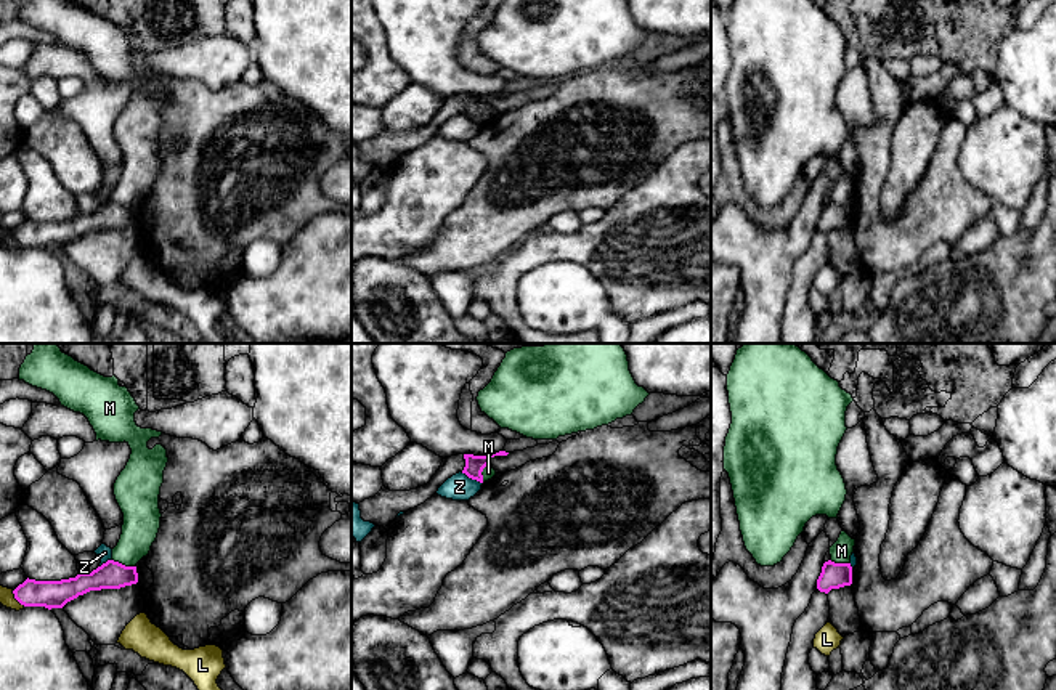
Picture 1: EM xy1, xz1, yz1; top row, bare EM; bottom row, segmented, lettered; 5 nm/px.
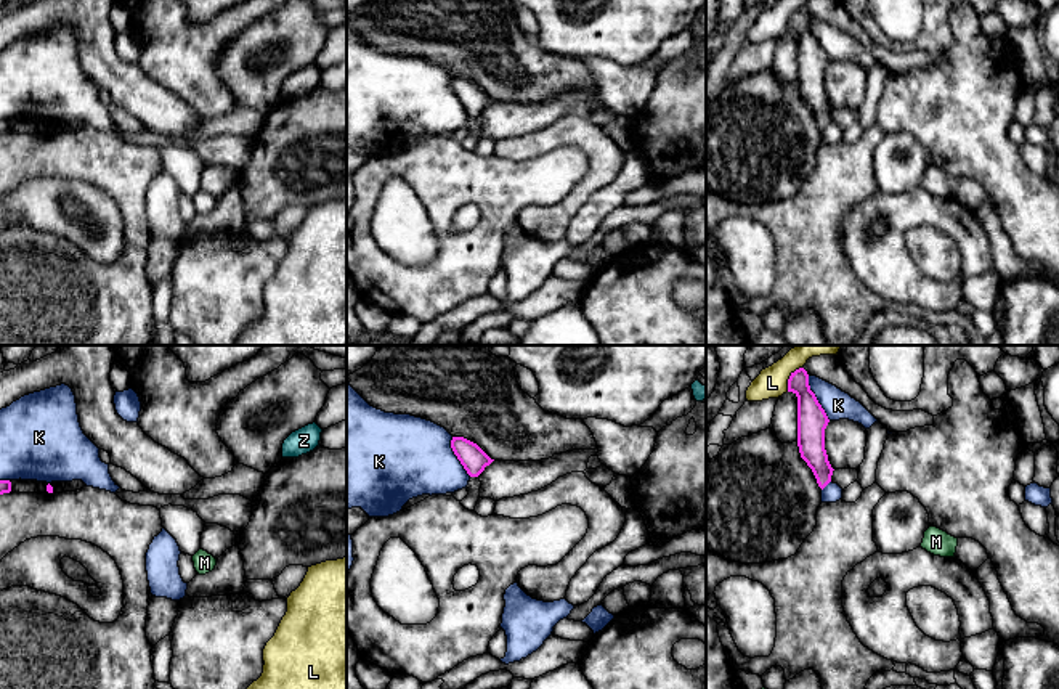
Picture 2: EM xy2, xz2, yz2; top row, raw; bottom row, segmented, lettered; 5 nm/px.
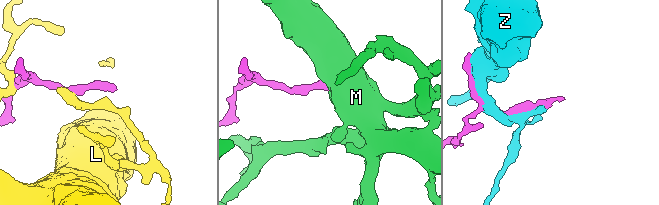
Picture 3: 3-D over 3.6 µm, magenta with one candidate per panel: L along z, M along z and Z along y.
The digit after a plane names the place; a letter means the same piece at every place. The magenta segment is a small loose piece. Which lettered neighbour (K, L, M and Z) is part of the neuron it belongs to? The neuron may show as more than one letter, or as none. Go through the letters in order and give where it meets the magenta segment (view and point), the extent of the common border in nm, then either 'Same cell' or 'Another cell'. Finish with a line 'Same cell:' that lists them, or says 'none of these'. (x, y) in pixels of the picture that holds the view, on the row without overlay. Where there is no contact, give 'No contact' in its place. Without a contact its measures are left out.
K: Touches magenta at yz2 (815, 39). Shared border 260 nm. Another cell
L: Touches magenta at yz2 (790, 18). Shared border 150 nm. Another cell
M: Touches magenta at xy1 (124, 206). Shared border 120 nm. Another cell
Z: Touches magenta at xz1 (472, 119). Shared border 130 nm. Another cell
Same cell: none of these

